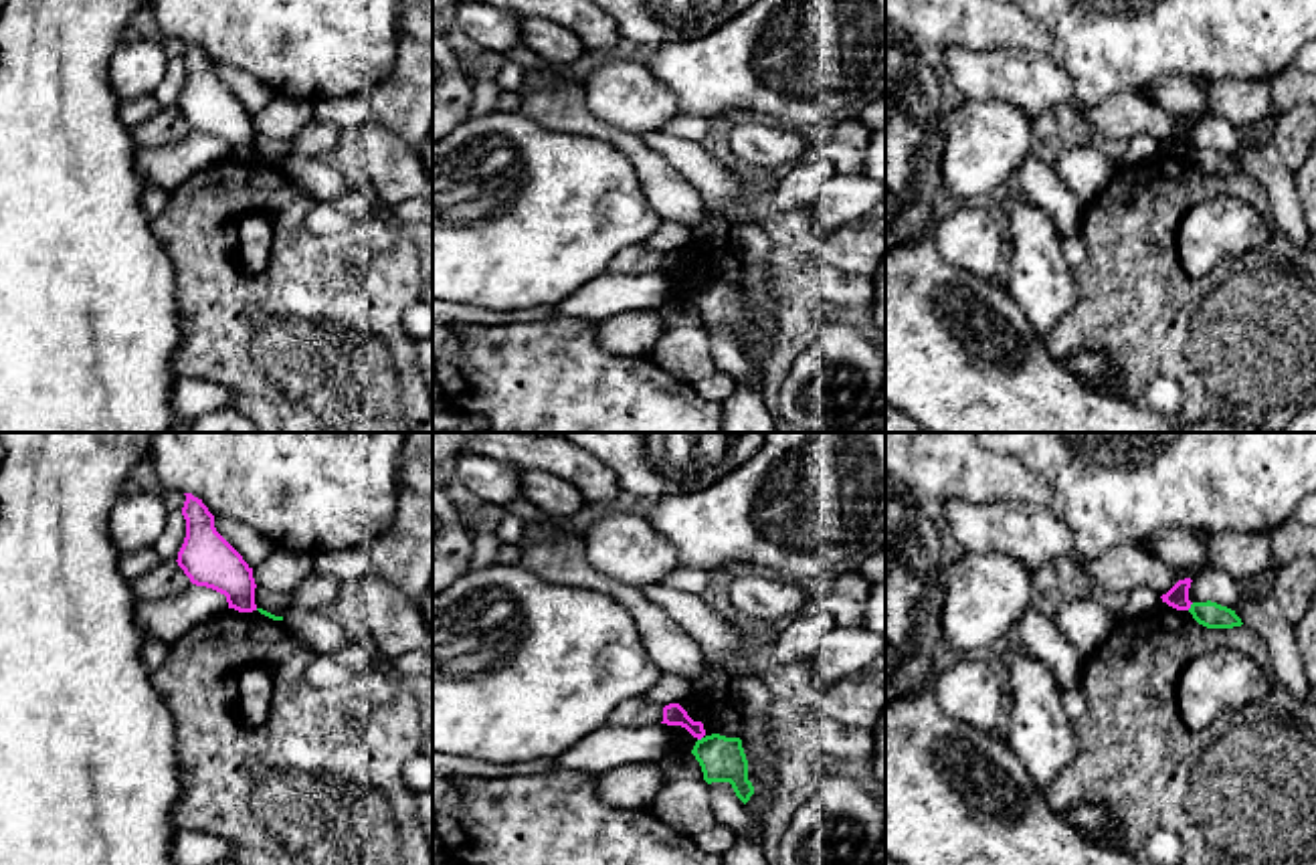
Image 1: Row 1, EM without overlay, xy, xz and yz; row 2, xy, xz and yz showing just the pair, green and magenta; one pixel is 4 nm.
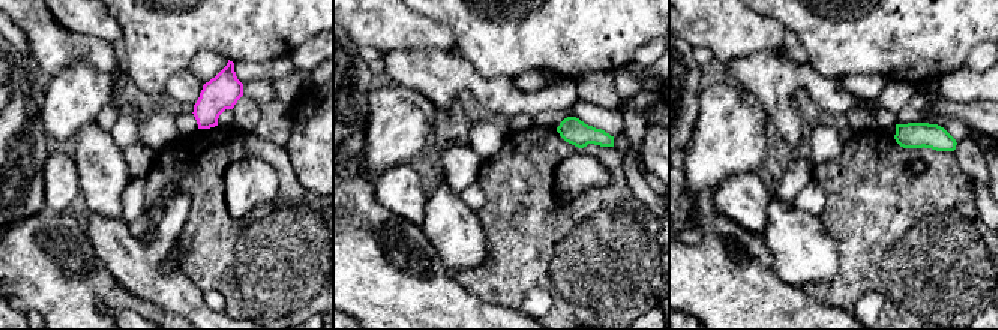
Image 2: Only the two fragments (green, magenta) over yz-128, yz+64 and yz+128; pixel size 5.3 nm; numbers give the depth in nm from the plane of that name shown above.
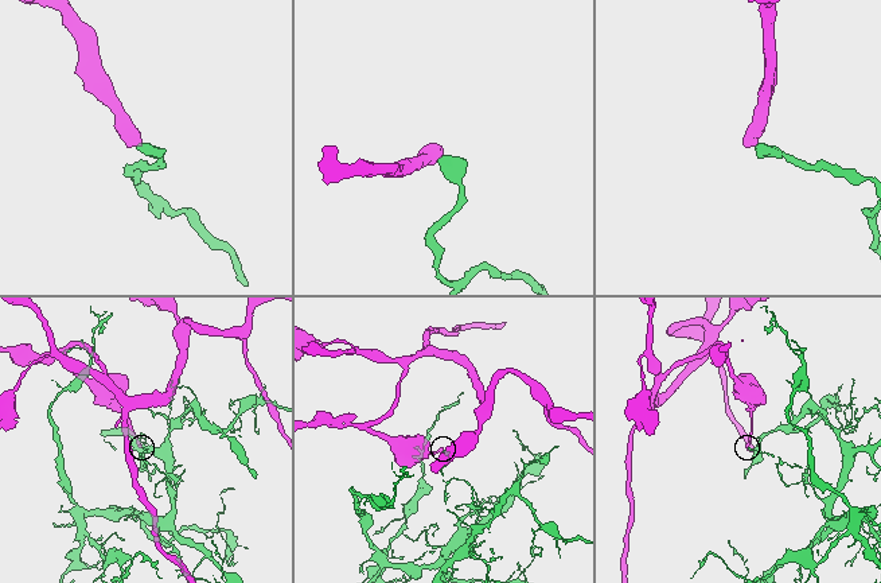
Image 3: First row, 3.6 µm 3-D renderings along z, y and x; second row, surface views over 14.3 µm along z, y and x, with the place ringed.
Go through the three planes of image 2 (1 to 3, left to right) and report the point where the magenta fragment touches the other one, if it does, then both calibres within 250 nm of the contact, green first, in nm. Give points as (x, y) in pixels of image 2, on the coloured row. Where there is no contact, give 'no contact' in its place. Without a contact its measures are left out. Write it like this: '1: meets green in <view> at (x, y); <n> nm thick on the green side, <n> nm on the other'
1: no contact
2: no contact
3: no contact

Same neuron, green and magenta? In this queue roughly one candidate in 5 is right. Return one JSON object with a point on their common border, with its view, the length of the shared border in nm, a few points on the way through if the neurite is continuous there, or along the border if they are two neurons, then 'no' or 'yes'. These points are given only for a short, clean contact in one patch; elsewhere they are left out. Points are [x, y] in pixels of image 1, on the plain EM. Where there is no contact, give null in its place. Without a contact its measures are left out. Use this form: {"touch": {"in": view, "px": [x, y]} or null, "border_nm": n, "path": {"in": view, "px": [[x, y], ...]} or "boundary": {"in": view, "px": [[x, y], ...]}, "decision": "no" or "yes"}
{"touch": {"in": "yz", "px": [1191, 154]}, "border_nm": 40, "boundary": {"in": "yz", "px": [[1193, 150], [1187, 156]]}, "decision": "no"}

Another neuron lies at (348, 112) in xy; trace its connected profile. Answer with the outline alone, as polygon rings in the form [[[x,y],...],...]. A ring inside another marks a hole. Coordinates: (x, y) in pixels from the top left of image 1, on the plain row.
[[[370,95],[313,99],[313,119],[336,125],[338,129],[358,129],[370,113]]]

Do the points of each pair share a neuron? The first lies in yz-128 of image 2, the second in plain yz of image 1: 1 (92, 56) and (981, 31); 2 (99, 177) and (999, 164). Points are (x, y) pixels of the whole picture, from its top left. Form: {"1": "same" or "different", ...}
{"1": "different", "2": "different"}

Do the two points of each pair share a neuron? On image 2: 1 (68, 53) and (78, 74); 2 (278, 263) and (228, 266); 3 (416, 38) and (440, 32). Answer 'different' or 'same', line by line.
1: different
2: same
3: same

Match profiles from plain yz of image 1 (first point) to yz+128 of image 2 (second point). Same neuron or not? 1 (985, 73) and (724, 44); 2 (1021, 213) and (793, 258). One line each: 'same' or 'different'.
1: different
2: same

